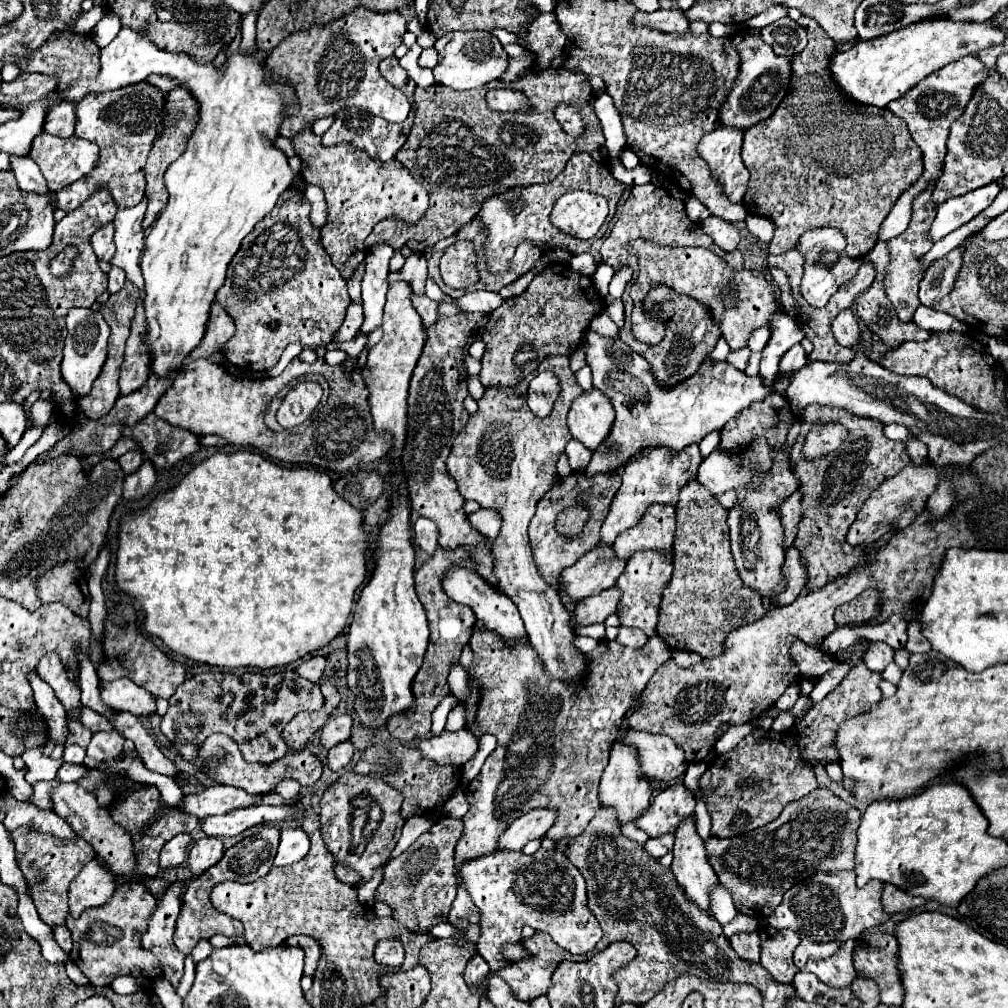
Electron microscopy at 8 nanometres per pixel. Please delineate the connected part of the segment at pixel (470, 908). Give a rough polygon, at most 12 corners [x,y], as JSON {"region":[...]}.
{"region":[[457,875],[457,897],[449,923],[465,931],[465,939],[479,939],[477,909]]}

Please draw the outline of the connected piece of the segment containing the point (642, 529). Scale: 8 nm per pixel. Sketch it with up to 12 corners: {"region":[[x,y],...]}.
{"region":[[649,505],[613,551],[659,551],[673,561],[675,507]]}

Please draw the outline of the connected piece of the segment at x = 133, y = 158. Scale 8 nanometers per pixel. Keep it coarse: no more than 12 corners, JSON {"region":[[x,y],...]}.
{"region":[[143,81],[87,93],[75,137],[89,175],[55,193],[79,207],[101,185],[119,209],[145,195],[143,167],[165,95]]}

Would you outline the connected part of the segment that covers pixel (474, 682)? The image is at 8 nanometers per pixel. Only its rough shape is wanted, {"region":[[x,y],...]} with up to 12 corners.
{"region":[[475,627],[467,729],[497,749],[455,847],[497,851],[531,809],[579,837],[629,711],[671,649],[603,639],[589,683]]}

